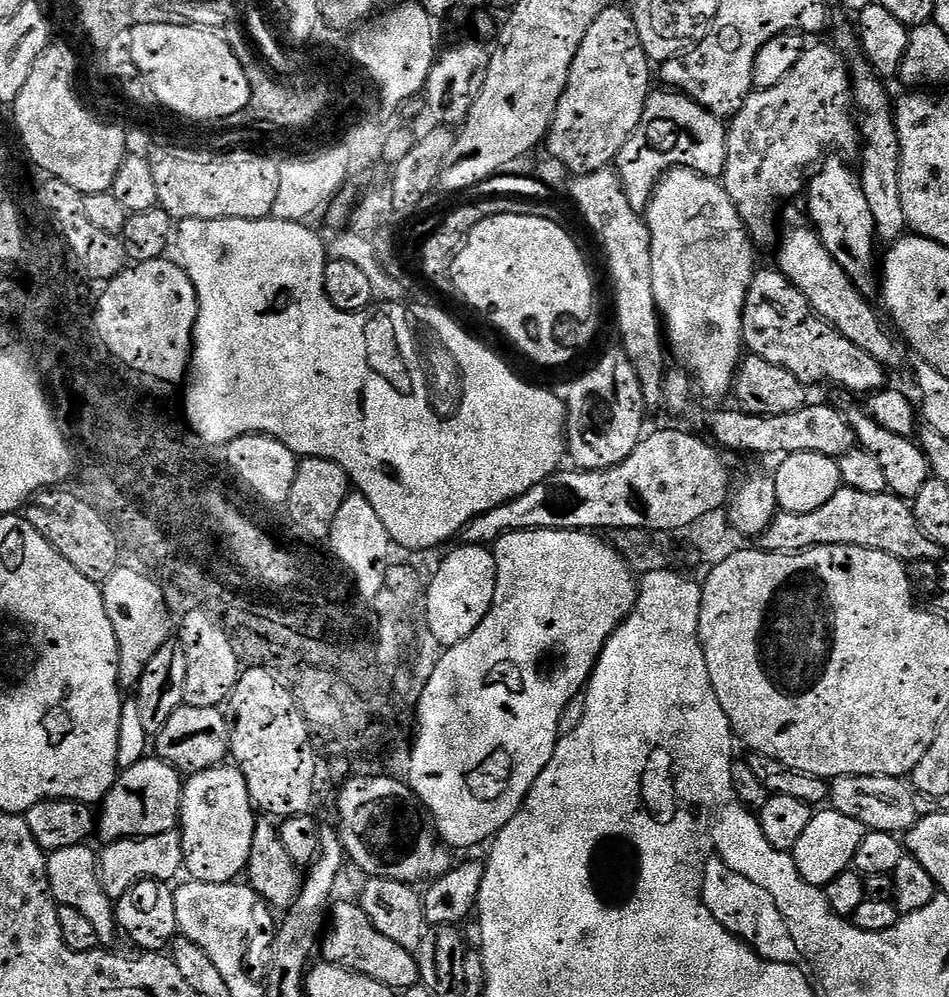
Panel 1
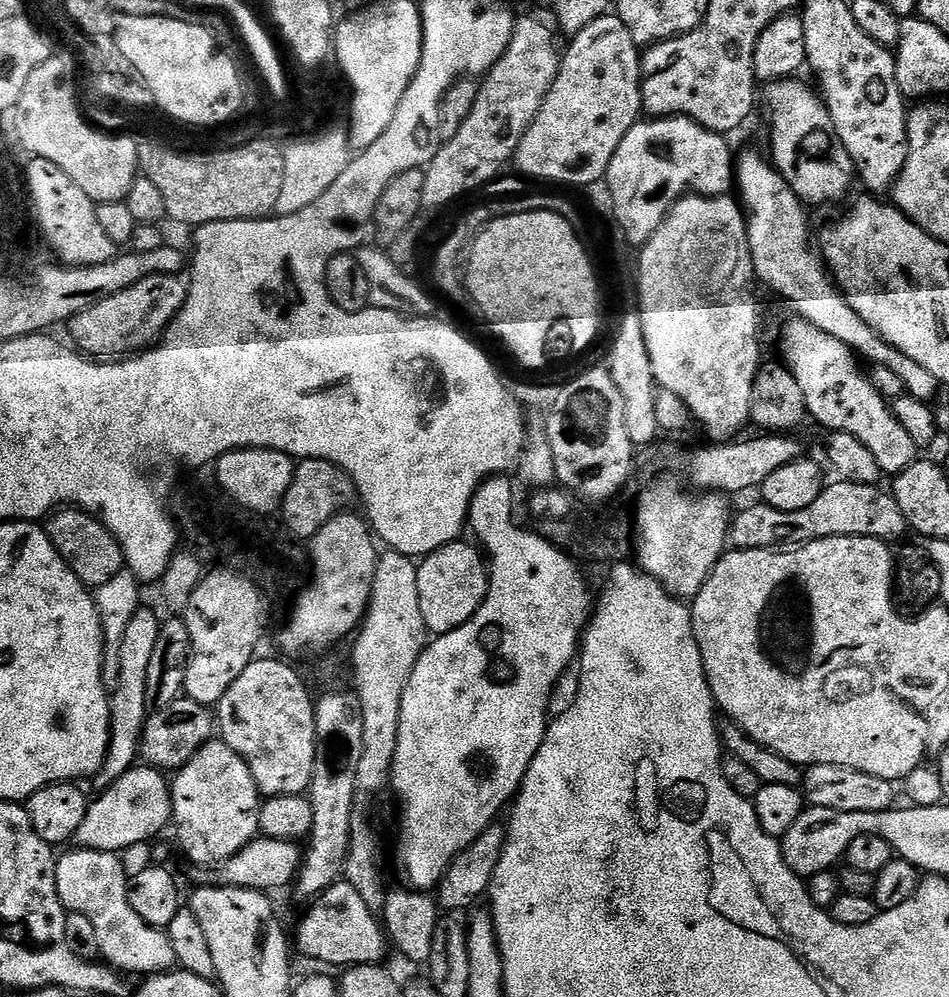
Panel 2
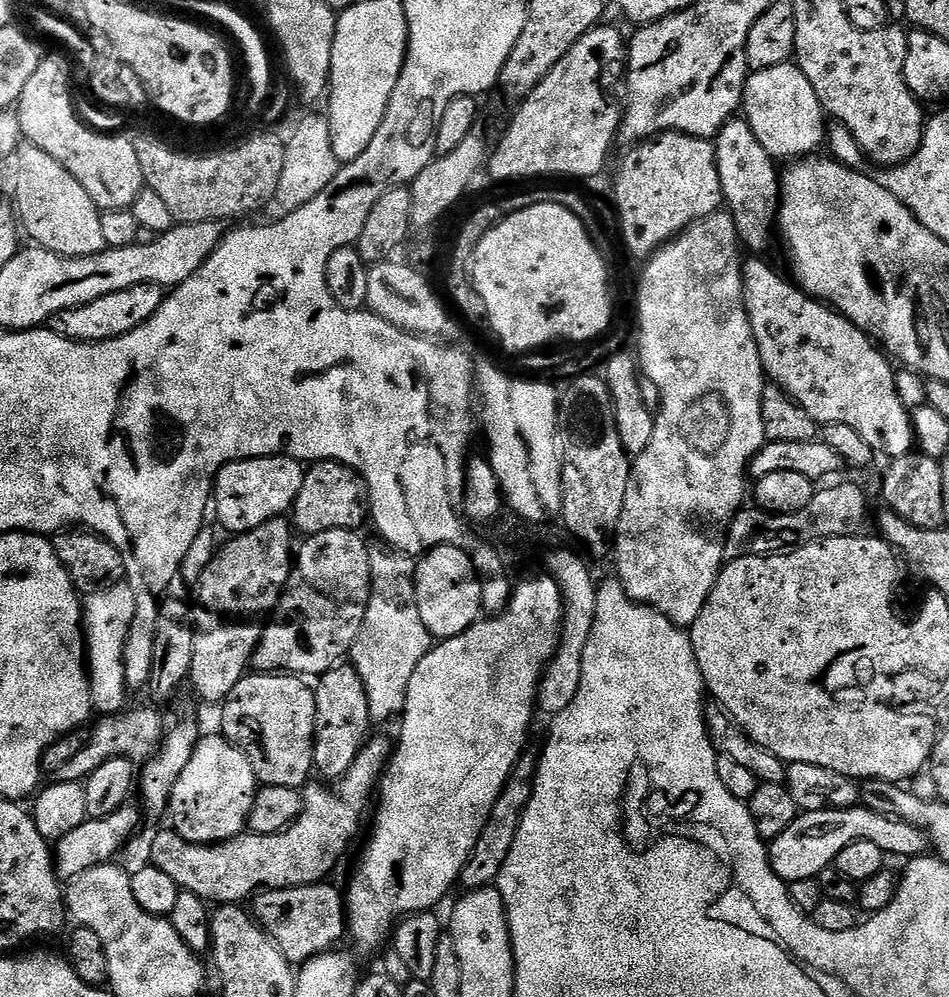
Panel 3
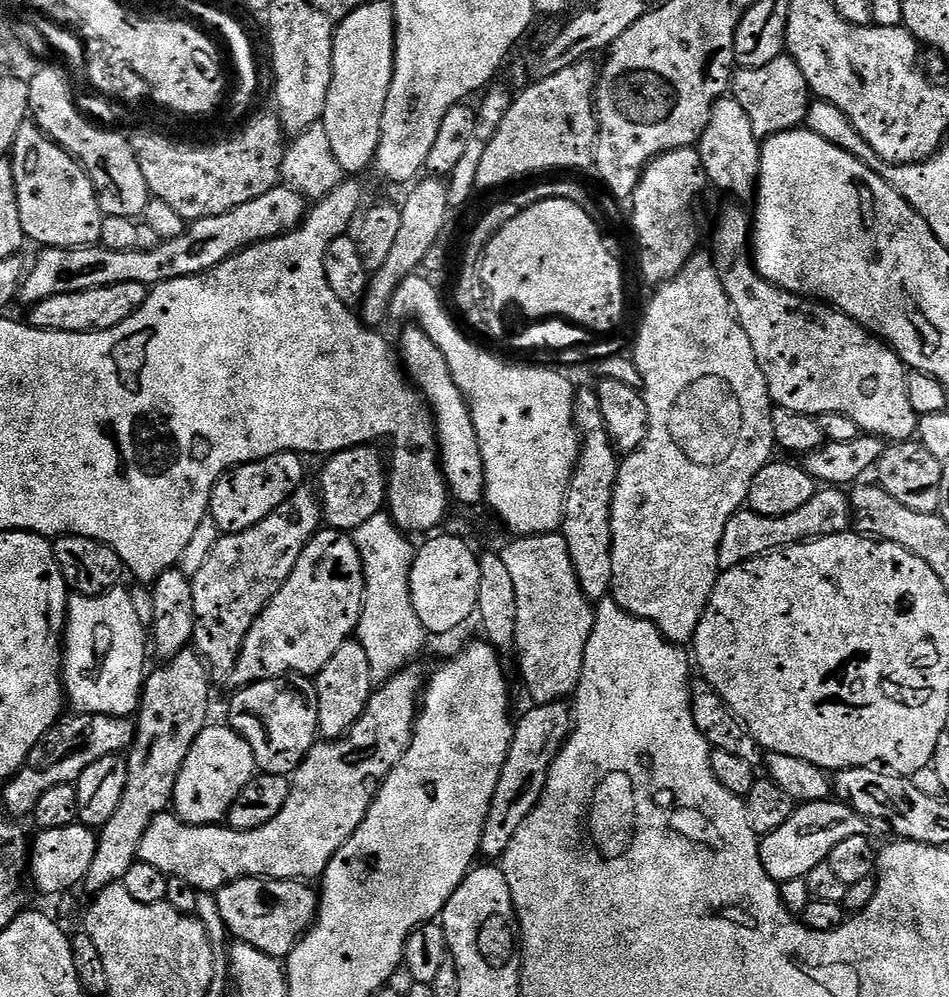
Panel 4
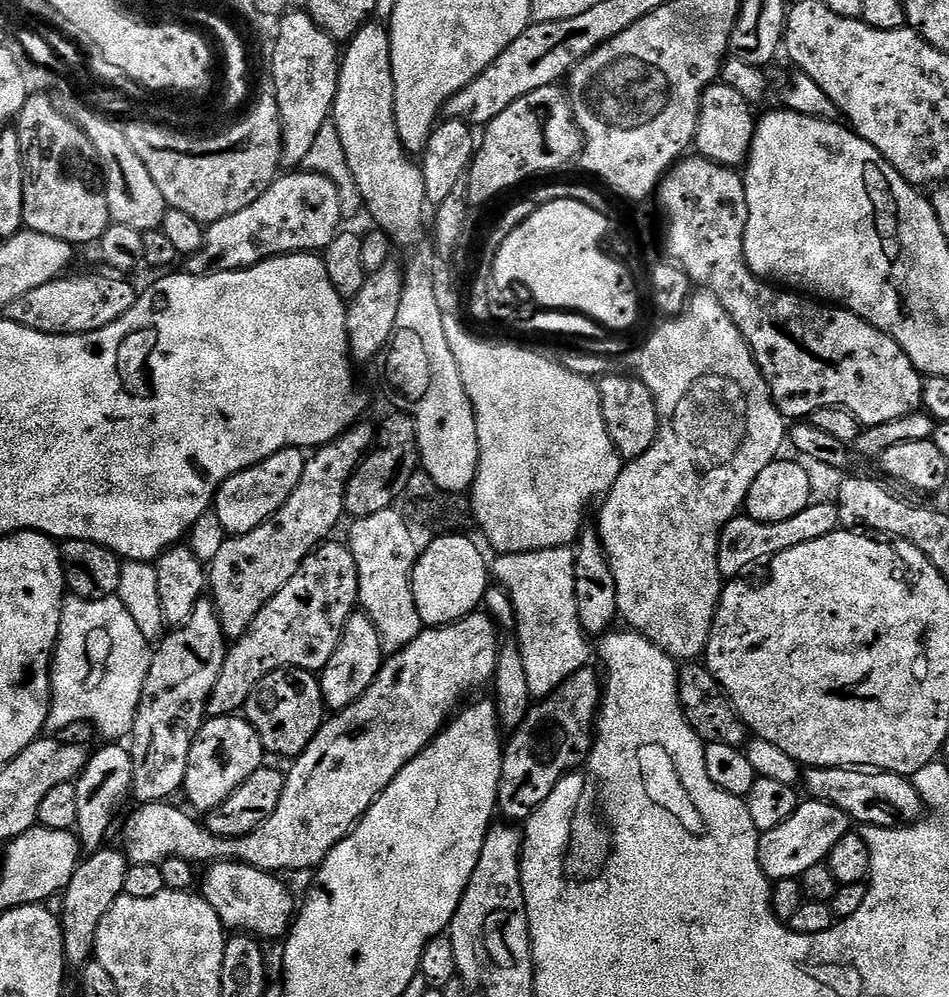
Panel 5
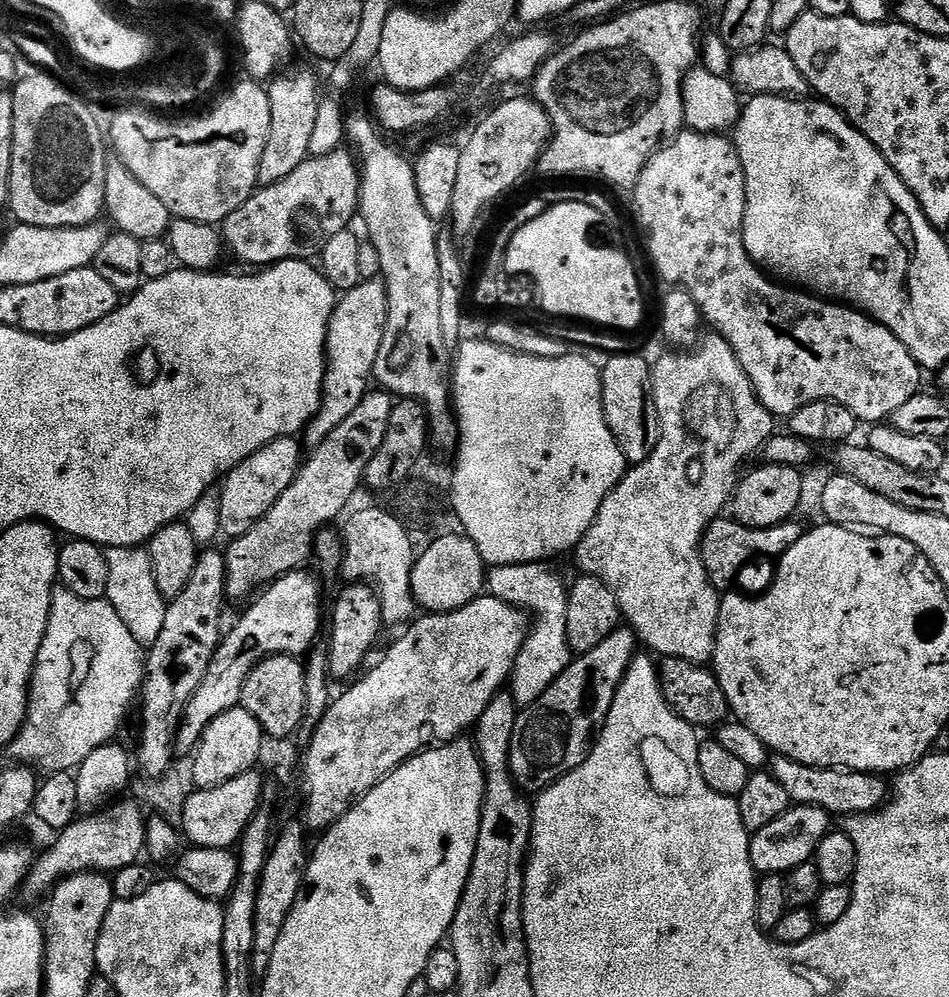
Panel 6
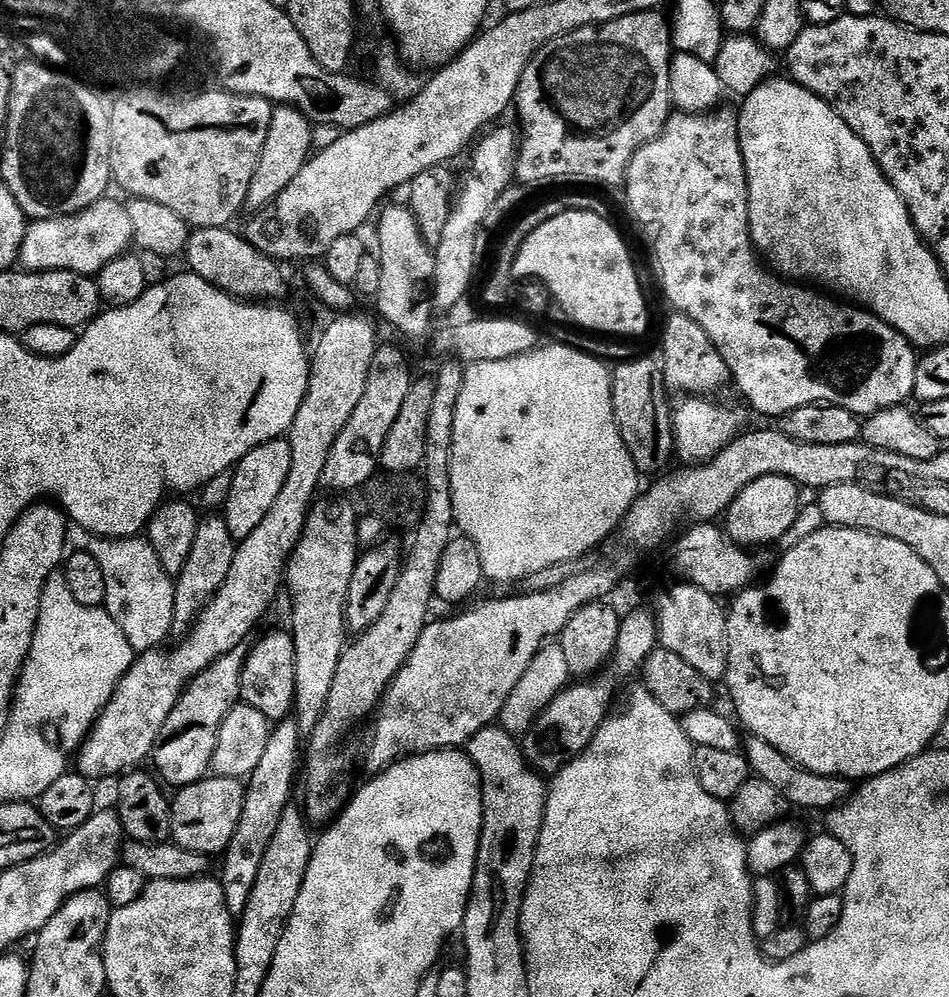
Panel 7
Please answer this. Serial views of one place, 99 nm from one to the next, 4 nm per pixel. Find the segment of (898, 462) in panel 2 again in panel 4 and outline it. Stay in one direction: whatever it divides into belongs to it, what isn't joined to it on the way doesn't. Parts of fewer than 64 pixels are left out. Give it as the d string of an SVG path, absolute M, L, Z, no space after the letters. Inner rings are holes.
M740 208L721 210L720 225L712 232L710 255L720 279L724 281L724 289L740 319L742 330L746 330L746 338L750 338L750 346L754 346L754 358L758 358L758 366L762 366L762 374L766 374L768 393L772 395L775 407L813 418L841 412L846 414L846 418L854 418L861 433L879 436L885 442L908 442L917 435L918 417L914 406L910 406L910 397L906 395L908 372L898 353L839 308L796 296L763 280L754 267L754 256L750 251L749 213L747 216Z

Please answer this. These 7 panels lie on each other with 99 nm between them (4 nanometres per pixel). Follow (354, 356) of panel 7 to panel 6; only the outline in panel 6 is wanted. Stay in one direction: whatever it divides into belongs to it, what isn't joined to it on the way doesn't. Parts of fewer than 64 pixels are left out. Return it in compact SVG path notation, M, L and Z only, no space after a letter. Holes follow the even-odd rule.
M383 279L361 280L354 290L343 293L332 311L326 334L326 367L324 369L324 397L318 414L302 433L302 440L309 449L316 449L350 414L354 414L358 402L367 396L374 384L378 362L378 350L382 350L382 338L386 334L388 295Z

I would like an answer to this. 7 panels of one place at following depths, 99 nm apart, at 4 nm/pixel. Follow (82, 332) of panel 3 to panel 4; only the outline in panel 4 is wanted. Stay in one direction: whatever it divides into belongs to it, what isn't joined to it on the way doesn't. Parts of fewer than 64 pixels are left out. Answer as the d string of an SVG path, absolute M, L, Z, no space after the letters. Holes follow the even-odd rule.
M118 282L114 286L98 286L94 290L78 290L78 294L54 294L42 302L31 305L27 323L47 332L101 332L110 330L130 314L134 314L146 302L149 285L142 282Z

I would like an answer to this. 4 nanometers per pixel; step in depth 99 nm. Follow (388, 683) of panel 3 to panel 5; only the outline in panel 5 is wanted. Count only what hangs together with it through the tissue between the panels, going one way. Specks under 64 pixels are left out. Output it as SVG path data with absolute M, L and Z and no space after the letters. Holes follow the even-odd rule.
M395 507L370 514L361 520L352 520L346 543L358 568L359 607L374 622L380 635L380 645L386 654L401 652L426 625L418 614L412 589L412 571L416 565L418 547L412 537L413 529Z

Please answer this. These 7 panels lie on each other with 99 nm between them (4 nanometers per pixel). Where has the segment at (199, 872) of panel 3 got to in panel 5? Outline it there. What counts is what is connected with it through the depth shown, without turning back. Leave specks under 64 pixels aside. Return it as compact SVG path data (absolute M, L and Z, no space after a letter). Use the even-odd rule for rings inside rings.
M477 610L470 613L466 618L456 620L453 624L425 627L424 631L418 634L418 638L414 638L414 642L410 642L410 646L406 646L401 652L391 653L385 659L384 663L381 664L380 672L374 678L372 685L366 690L366 694L362 694L362 698L355 700L349 708L339 709L333 715L336 716L333 720L332 717L325 719L324 725L318 730L318 734L314 734L310 746L306 746L304 753L291 761L292 769L287 769L284 777L282 802L278 802L278 810L274 810L274 814L270 814L270 818L266 818L266 822L262 822L262 826L258 826L248 836L239 836L231 840L230 838L221 838L221 836L210 834L208 828L204 827L203 823L195 815L192 815L193 817L187 816L182 809L175 808L172 802L140 804L137 807L137 812L130 813L128 821L124 824L124 844L122 843L122 851L128 857L129 865L159 864L160 861L166 858L182 858L193 866L207 866L215 864L217 860L237 860L240 864L249 864L258 870L273 874L300 872L303 868L309 868L309 870L319 868L320 863L326 858L326 854L330 854L330 850L334 850L334 846L338 846L338 842L342 842L342 838L346 838L349 832L356 827L357 822L368 812L369 806L384 792L384 788L390 786L390 782L396 775L439 734L441 728L448 723L453 713L461 707L462 701L460 699L463 698L464 692L470 691L471 688L480 688L483 684L485 687L491 681L492 675L496 673L496 655L500 652L500 645L502 643L501 637L496 637L496 632L498 633L496 621L488 615L487 611Z

